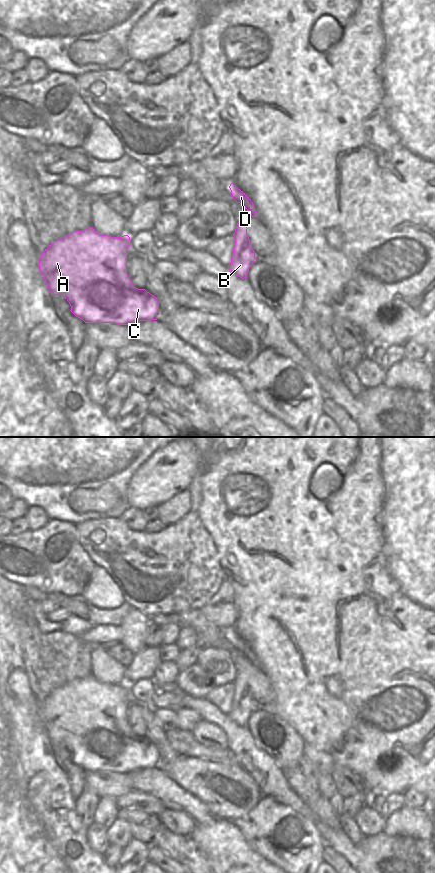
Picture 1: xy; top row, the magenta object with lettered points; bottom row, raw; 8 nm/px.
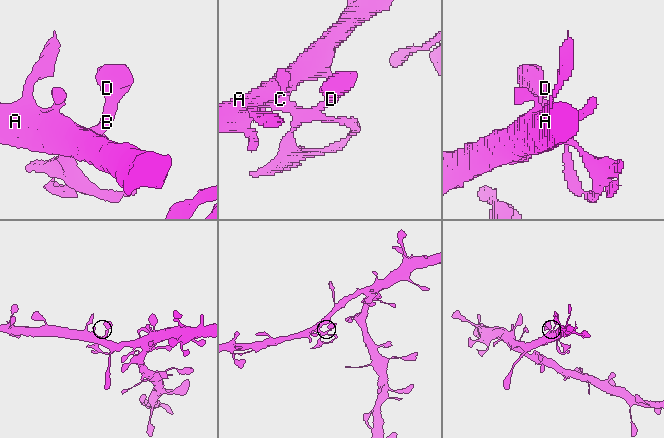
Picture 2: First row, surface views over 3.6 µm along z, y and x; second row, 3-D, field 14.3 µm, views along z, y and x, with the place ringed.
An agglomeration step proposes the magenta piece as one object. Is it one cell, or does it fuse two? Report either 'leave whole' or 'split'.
split

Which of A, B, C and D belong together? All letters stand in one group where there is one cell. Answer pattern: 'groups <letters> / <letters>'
groups A C / B D

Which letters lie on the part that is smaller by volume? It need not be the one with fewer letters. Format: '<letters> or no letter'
B, D

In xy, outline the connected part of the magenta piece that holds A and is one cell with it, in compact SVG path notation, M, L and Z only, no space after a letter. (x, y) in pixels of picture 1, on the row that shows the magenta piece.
M92 227L82 231L74 231L51 243L39 258L39 270L47 284L51 295L62 295L70 304L71 312L85 323L116 323L130 325L136 321L157 320L157 311L148 307L150 297L128 297L127 292L140 291L148 293L145 289L133 286L127 274L127 248L131 245L128 235L110 237L100 235Z

